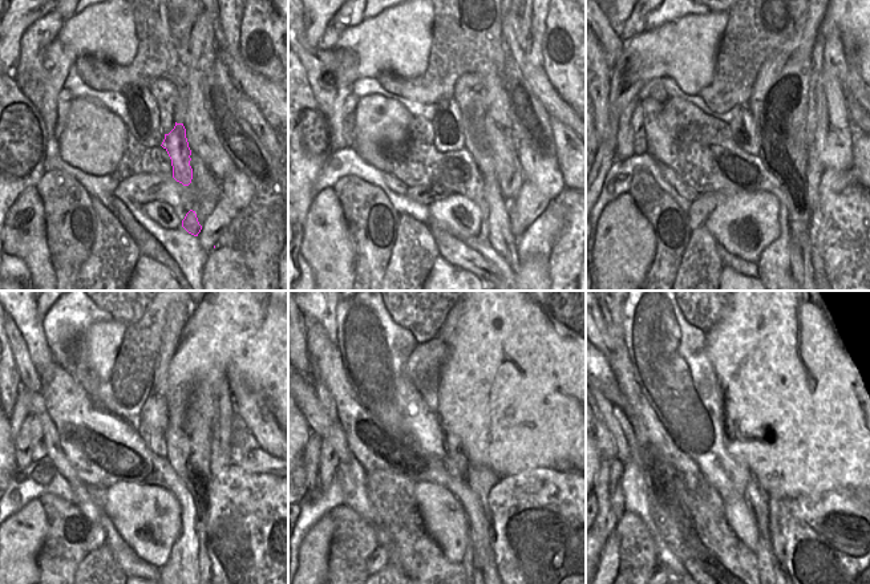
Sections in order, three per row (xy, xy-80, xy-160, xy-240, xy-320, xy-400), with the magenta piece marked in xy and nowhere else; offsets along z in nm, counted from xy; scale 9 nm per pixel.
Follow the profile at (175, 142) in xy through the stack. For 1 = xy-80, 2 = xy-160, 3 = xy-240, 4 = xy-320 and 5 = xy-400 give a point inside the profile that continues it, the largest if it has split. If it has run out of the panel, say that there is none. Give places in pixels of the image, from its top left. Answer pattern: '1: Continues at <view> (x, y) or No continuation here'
1: Continues at xy-80 (500, 236)
2: Continues at xy-160 (796, 258)
3: No continuation here
4: No continuation here
5: No continuation here

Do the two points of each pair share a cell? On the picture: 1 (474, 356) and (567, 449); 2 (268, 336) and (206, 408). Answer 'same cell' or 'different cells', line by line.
1: same cell
2: different cells

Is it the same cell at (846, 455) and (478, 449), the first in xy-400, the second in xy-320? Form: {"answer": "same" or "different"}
{"answer": "same"}

